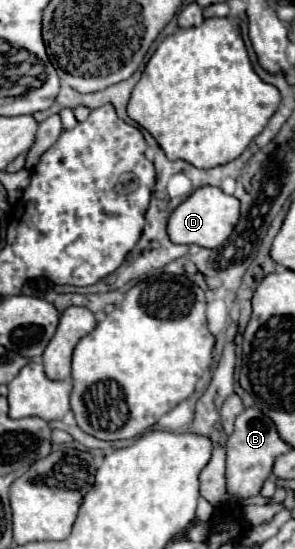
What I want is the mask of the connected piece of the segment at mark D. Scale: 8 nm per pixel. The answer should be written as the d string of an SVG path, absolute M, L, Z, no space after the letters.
M202 186L194 190L168 218L168 236L174 244L196 244L202 248L218 248L234 230L240 216L240 202L224 194L220 188Z

